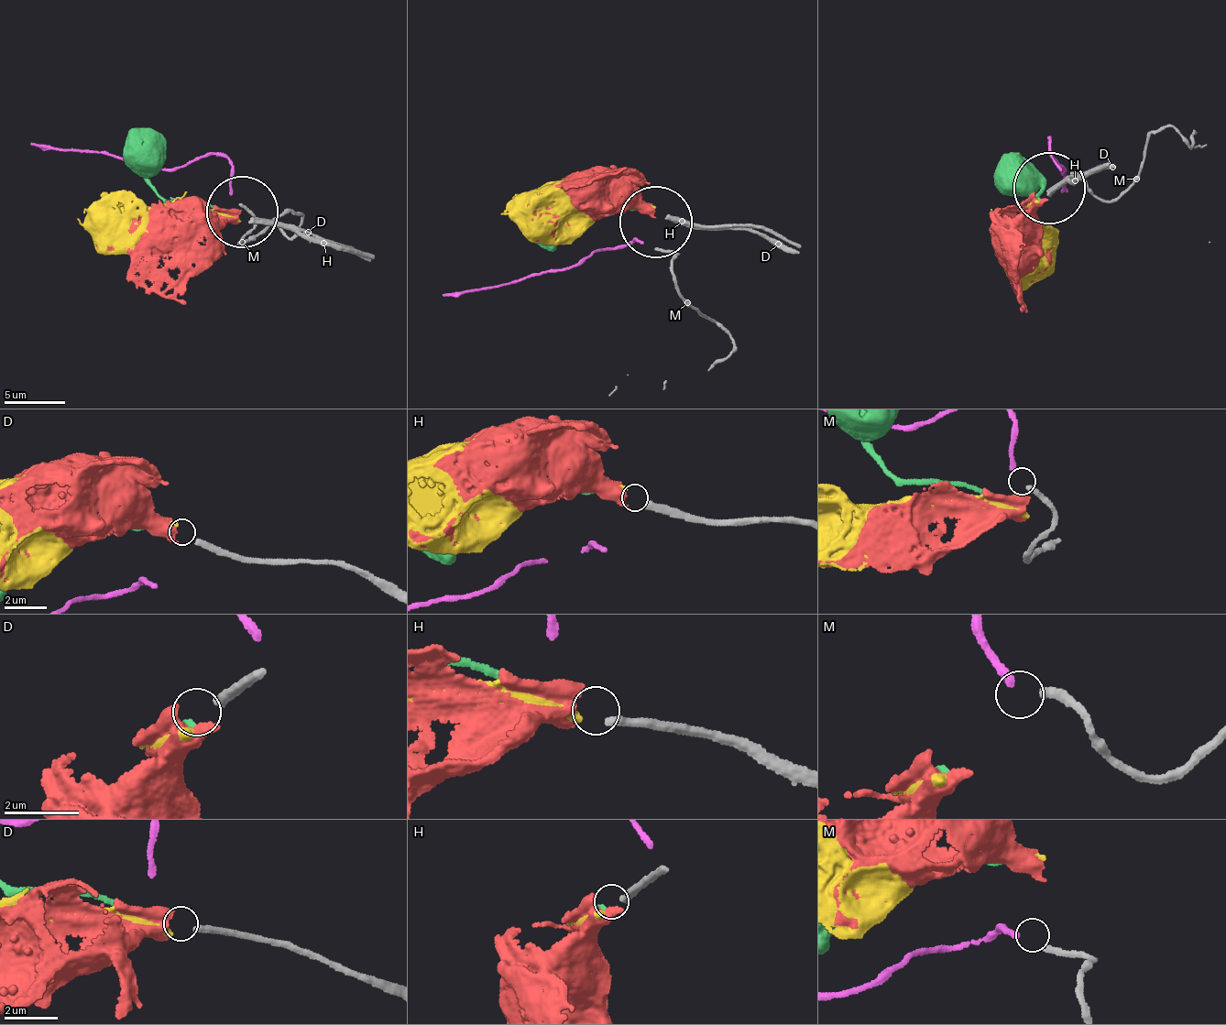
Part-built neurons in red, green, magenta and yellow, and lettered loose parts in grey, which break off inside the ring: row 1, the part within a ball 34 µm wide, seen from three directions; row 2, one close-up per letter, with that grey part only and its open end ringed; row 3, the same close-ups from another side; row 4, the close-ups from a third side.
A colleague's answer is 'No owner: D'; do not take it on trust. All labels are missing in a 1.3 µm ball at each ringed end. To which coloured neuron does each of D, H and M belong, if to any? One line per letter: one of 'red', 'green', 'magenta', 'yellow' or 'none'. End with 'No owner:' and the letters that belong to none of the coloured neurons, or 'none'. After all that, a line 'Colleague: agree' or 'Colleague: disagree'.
D: none
H: yellow
M: magenta
No owner: D
Colleague: agree

